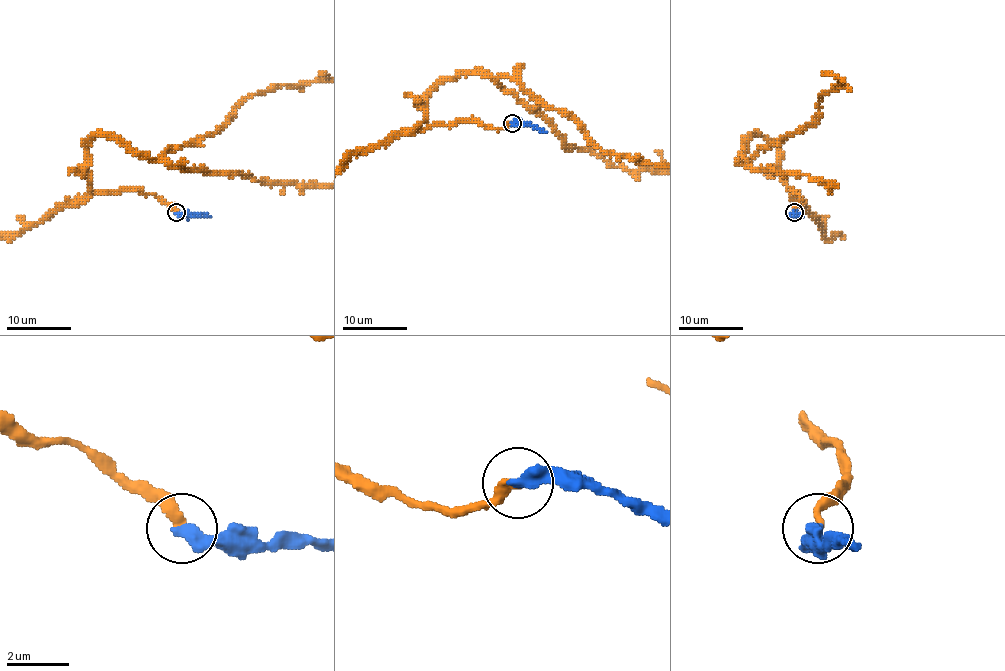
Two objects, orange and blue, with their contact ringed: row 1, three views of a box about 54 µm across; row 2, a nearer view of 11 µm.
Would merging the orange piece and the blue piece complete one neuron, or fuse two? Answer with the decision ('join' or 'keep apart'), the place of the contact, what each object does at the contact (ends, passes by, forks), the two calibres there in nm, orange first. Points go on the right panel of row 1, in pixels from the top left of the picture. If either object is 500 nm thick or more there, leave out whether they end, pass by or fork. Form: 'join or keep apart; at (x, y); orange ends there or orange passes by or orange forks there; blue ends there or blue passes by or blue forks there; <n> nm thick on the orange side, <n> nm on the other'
join; at (794, 212); orange ends there; blue ends there; 300 nm thick on the orange side, 480 nm on the other

